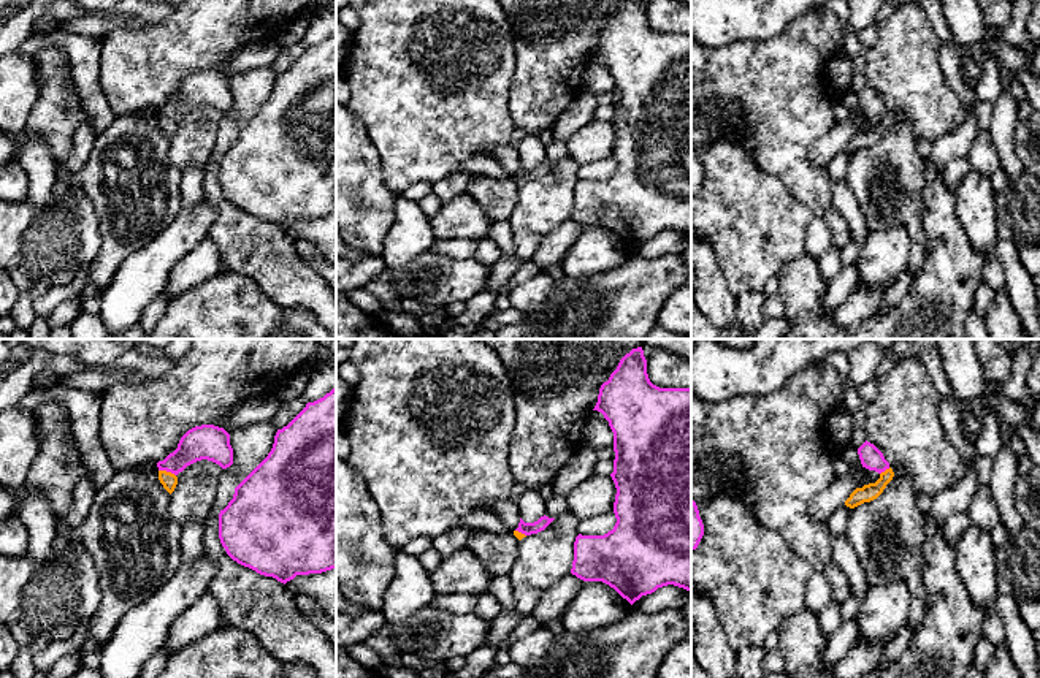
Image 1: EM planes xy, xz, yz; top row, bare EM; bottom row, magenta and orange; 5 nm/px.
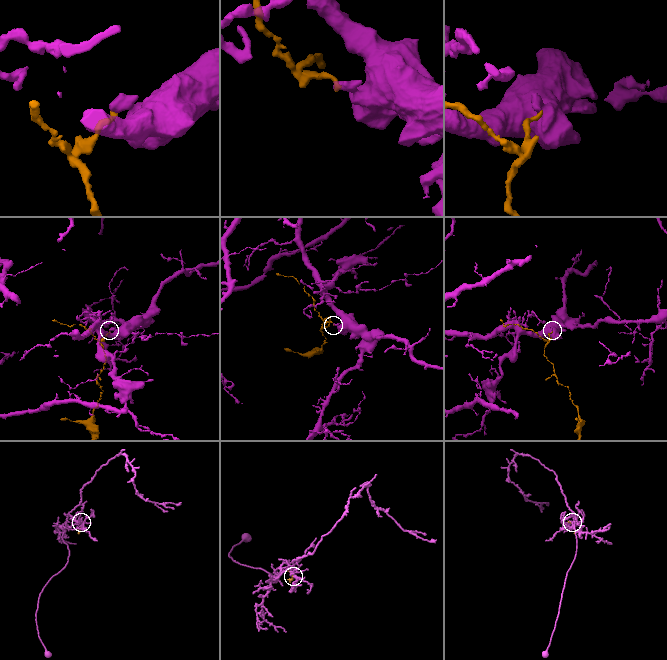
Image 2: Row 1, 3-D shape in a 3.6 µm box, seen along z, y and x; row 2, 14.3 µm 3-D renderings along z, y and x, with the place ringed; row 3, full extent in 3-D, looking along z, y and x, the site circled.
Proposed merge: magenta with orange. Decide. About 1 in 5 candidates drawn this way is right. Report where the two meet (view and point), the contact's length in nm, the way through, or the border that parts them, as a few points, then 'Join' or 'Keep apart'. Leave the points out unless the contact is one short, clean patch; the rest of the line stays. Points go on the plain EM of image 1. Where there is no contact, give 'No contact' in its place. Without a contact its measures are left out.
Touches magenta at xy (167, 116). Shared border 90 nm. Boundary: xy (159, 114), (170, 116), (175, 121). Keep apart

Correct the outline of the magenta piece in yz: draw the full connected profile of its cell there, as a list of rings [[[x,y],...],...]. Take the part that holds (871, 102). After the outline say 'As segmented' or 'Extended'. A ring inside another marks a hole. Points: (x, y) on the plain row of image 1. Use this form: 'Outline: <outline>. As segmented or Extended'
Outline: [[[867,86],[858,93],[858,100],[862,112],[869,116],[881,119],[889,114],[889,108],[885,105],[883,98]]]. As segmented

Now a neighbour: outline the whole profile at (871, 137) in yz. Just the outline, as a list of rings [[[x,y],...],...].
[[[886,114],[885,117],[880,119],[880,124],[875,128],[864,130],[862,133],[856,133],[850,143],[845,146],[845,150],[850,154],[855,154],[864,147],[870,147],[877,144],[886,130],[893,125],[894,117],[893,114]]]

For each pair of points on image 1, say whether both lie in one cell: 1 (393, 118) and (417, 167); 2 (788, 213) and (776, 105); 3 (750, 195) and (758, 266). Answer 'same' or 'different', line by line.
1: same
2: different
3: same

